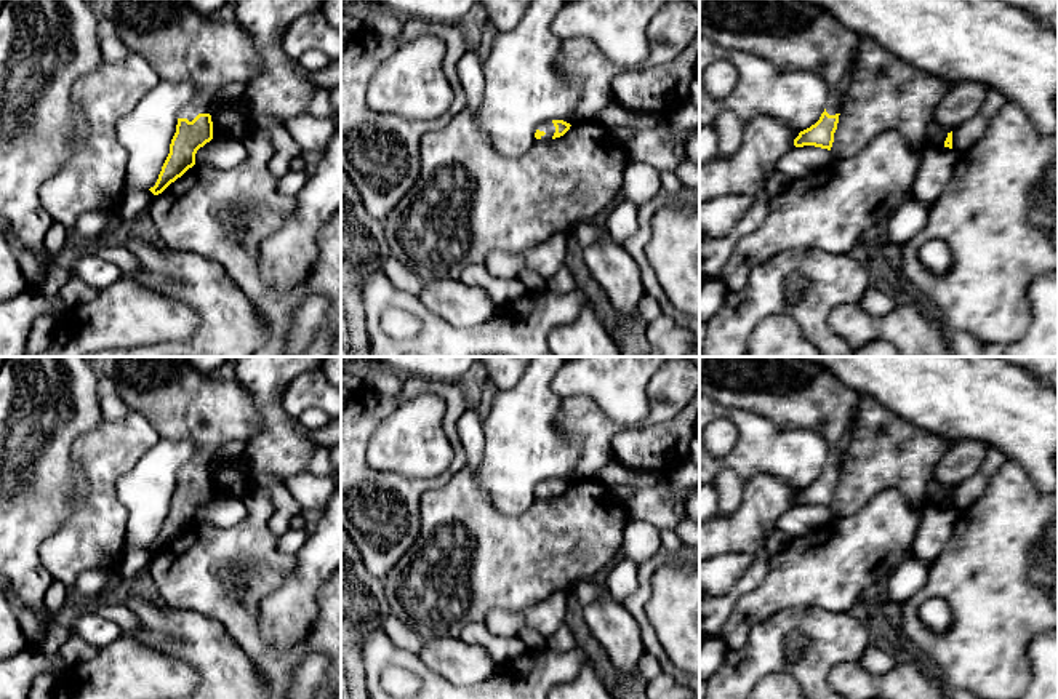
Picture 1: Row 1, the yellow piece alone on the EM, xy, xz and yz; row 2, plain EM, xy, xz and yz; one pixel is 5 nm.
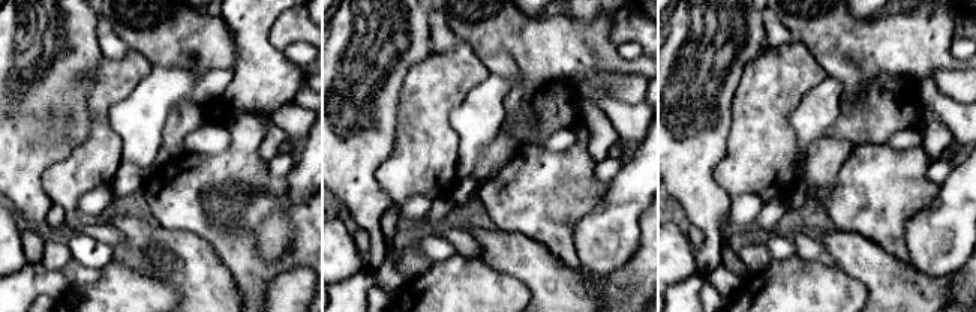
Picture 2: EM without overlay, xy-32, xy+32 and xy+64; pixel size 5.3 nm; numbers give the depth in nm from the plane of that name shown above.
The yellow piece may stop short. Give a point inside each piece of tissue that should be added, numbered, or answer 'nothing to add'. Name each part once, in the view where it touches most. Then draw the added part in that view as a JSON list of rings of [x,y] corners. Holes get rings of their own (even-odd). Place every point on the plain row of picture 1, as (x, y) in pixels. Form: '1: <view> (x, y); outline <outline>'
1: xy (181, 403); outline [[[91,357],[99,374],[115,382],[120,398],[131,411],[142,414],[157,430],[160,438],[192,440],[197,445],[195,457],[184,465],[179,477],[192,480],[198,472],[210,472],[210,457],[227,441],[248,443],[259,432],[262,419],[251,393],[235,379],[206,376],[190,366],[186,357]]]

